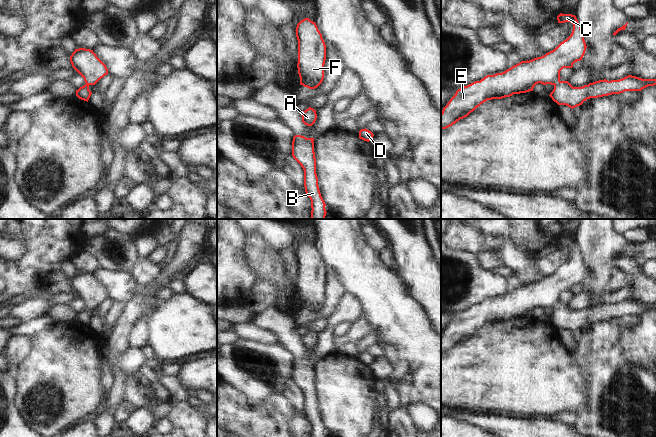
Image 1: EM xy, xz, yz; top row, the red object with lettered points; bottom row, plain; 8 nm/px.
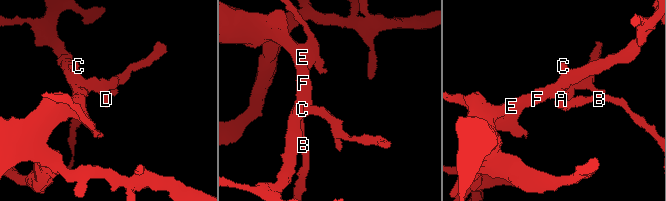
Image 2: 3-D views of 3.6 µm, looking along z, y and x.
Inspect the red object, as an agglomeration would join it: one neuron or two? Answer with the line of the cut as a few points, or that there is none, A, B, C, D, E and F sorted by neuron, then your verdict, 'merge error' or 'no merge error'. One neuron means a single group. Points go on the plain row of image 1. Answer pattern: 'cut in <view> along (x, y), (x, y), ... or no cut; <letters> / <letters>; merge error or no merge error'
no cut; A B C D E F; no merge error

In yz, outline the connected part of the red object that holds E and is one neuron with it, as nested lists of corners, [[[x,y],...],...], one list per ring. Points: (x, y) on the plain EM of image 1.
[[[560,237],[557,244],[558,247],[573,248],[572,257],[566,264],[541,281],[521,285],[502,297],[487,299],[480,305],[458,313],[441,336],[441,353],[467,341],[487,324],[533,315],[538,307],[553,309],[554,313],[549,319],[552,324],[572,333],[590,322],[641,315],[656,309],[656,303],[642,303],[632,299],[619,304],[599,304],[582,311],[573,311],[568,305],[561,305],[560,295],[572,292],[575,286],[582,284],[587,270],[575,239]]]

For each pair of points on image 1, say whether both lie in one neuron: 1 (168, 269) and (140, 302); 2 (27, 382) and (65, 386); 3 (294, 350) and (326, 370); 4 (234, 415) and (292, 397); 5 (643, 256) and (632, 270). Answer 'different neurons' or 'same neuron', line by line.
1: same neuron
2: same neuron
3: different neurons
4: different neurons
5: different neurons

